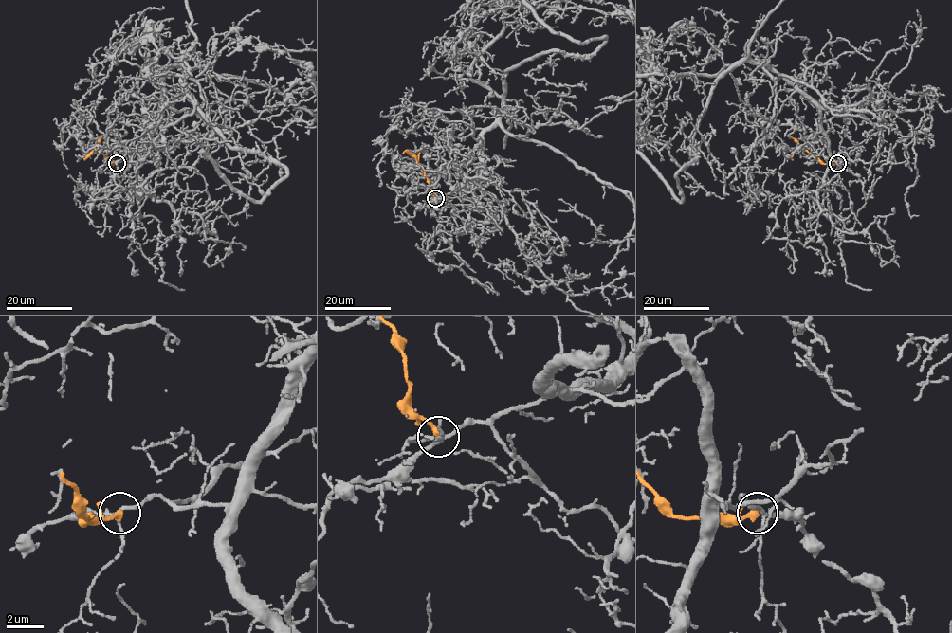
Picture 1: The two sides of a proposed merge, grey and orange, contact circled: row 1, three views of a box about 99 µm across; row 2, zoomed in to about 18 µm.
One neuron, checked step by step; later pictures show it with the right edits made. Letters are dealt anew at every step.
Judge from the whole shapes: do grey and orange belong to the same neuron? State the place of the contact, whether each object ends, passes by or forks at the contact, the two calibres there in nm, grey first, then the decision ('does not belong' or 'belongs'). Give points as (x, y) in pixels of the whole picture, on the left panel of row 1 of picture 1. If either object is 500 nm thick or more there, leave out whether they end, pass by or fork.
place (117, 163); grey forks; orange ends; calibres 170 and 340 nm; does not belong

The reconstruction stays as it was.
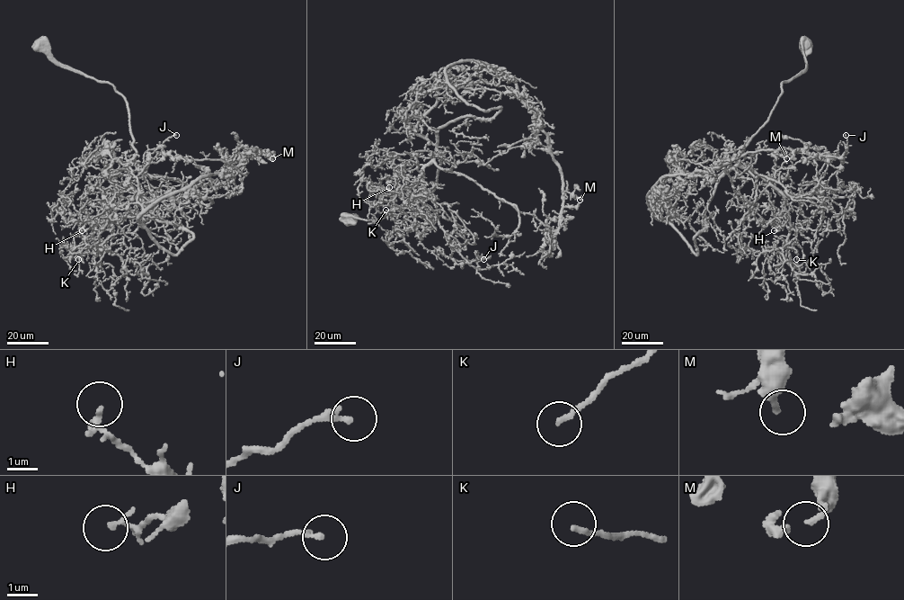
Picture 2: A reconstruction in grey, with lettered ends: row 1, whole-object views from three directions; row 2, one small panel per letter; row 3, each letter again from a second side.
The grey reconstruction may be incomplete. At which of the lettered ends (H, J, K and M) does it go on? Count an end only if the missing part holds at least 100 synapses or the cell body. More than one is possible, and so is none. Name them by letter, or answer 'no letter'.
no letter

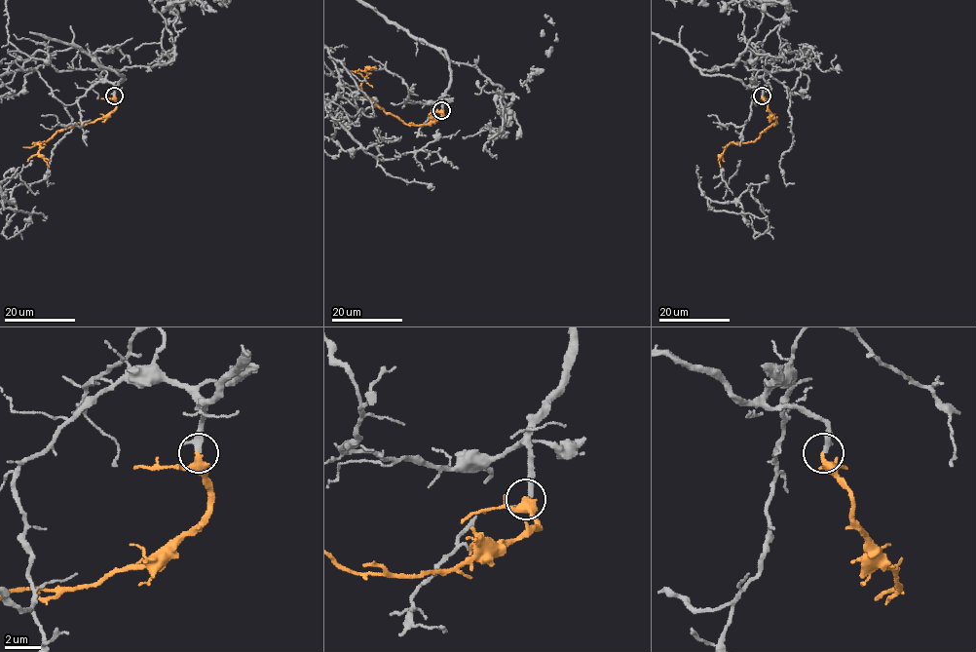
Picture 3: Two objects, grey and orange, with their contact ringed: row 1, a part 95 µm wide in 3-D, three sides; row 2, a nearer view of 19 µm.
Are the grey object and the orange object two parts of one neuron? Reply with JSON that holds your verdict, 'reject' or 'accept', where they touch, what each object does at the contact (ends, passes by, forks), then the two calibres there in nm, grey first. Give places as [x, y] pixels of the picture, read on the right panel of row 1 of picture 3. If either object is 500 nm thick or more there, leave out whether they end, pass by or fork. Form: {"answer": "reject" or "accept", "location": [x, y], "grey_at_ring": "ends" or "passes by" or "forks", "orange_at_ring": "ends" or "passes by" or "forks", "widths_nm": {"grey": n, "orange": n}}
{"answer": "accept", "location": [762, 95], "grey_at_ring": "ends", "orange_at_ring": "ends", "widths_nm": {"grey": 320, "orange": 440}}

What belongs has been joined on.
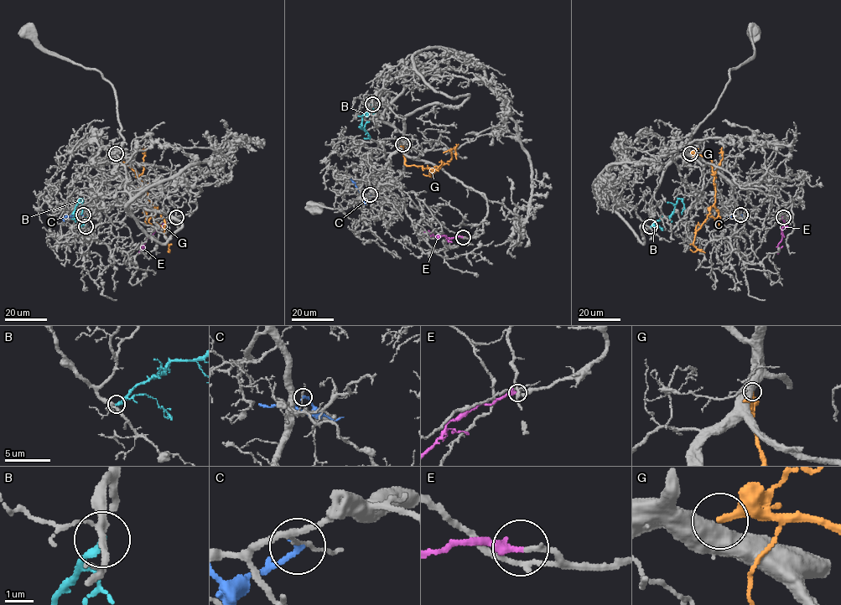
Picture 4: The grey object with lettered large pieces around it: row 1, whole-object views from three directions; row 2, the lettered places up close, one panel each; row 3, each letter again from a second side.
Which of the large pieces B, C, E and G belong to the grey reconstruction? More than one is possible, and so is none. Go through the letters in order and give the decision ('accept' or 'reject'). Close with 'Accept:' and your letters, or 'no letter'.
B: accept
C: reject
E: accept
G: reject
Accept: B, E

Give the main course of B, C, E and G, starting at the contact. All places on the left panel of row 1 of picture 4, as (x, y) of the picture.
B: (85, 227), (75, 215), (75, 209), (80, 199), (80, 214)
C: (83, 214), (77, 219), (65, 216), (64, 221)
E: (176, 217), (161, 224), (137, 253)
G: (116, 153), (137, 175), (147, 199), (164, 219), (168, 252), (169, 249)

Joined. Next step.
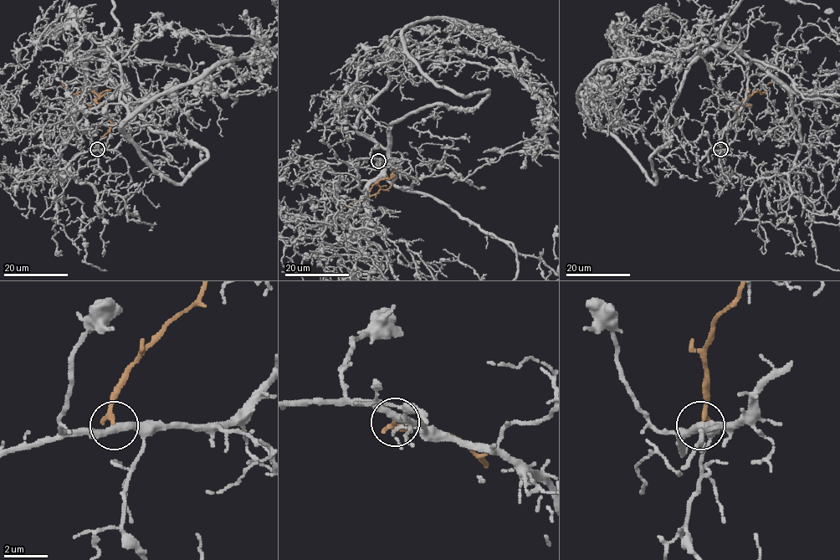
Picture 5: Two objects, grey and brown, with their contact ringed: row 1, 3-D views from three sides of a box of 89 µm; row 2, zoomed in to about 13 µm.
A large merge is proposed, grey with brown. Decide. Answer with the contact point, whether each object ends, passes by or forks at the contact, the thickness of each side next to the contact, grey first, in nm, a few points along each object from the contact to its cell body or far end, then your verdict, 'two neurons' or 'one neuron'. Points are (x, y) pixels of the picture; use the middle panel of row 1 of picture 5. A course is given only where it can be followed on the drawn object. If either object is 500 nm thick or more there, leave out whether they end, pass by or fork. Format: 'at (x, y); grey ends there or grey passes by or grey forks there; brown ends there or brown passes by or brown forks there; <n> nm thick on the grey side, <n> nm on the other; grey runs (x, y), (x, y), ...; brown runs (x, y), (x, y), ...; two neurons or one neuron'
at (378, 161); grey passes by; brown ends there; 320 nm thick on the grey side, 240 nm on the other; grey runs (378, 161), (416, 177), (397, 187), (385, 167), (399, 164), (376, 226), (350, 229), (297, 265); two neurons

